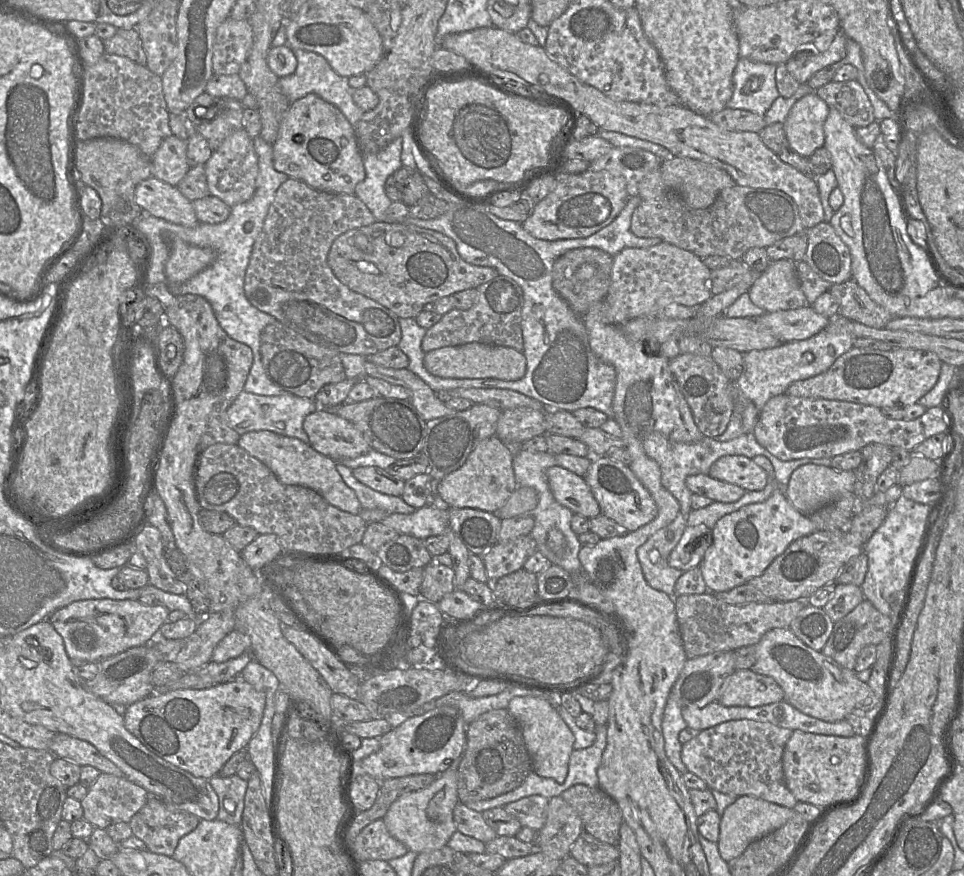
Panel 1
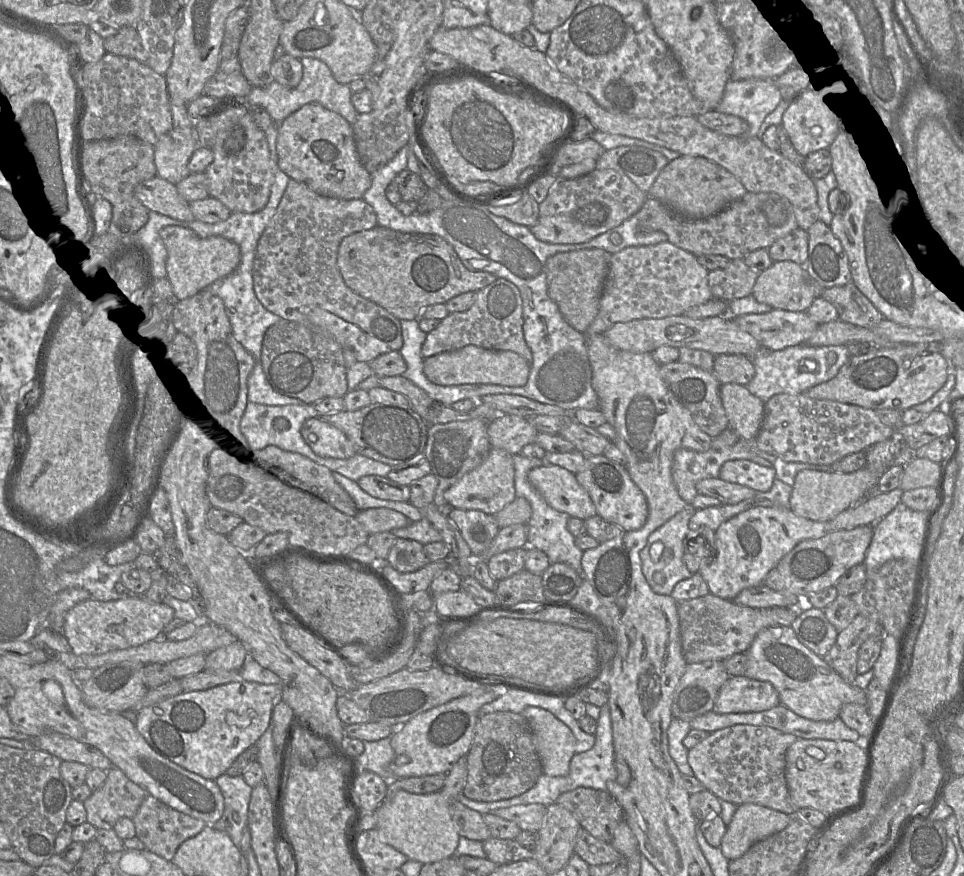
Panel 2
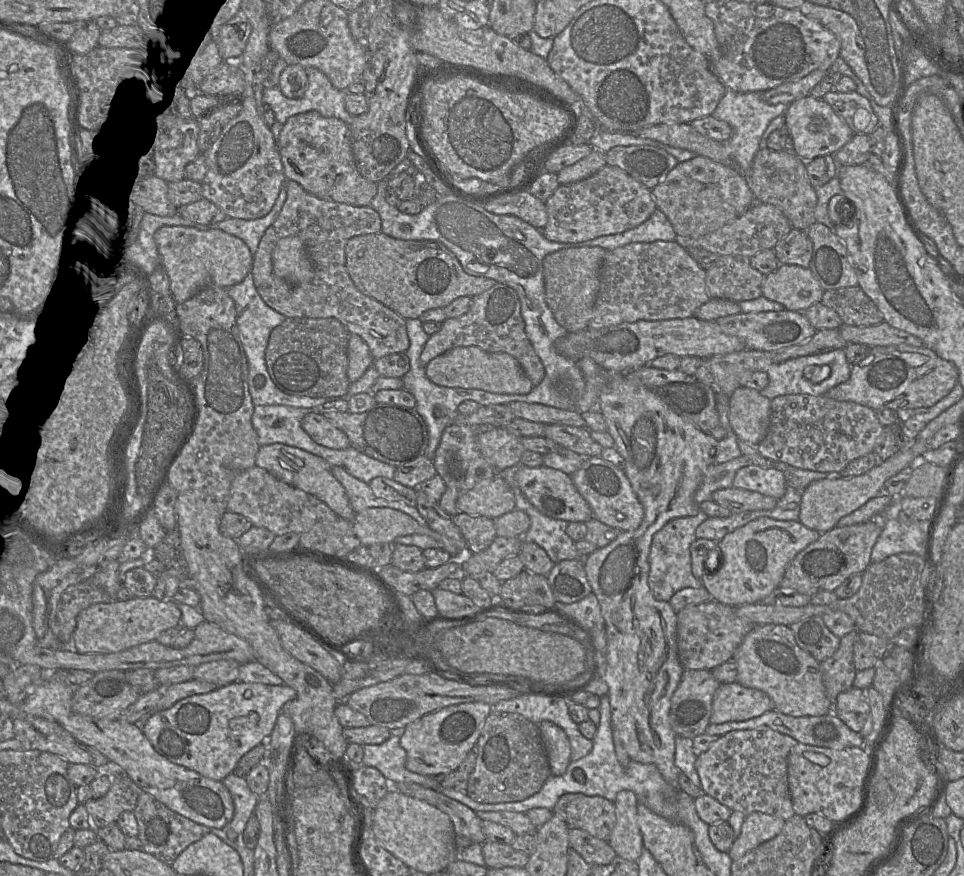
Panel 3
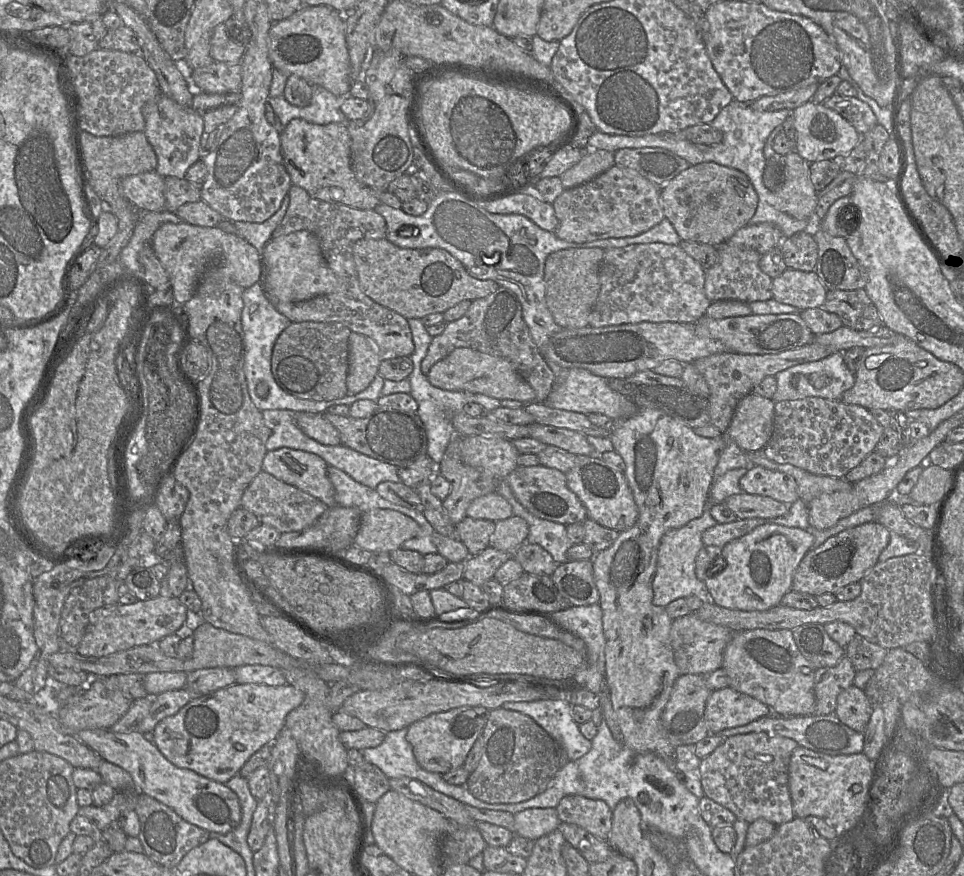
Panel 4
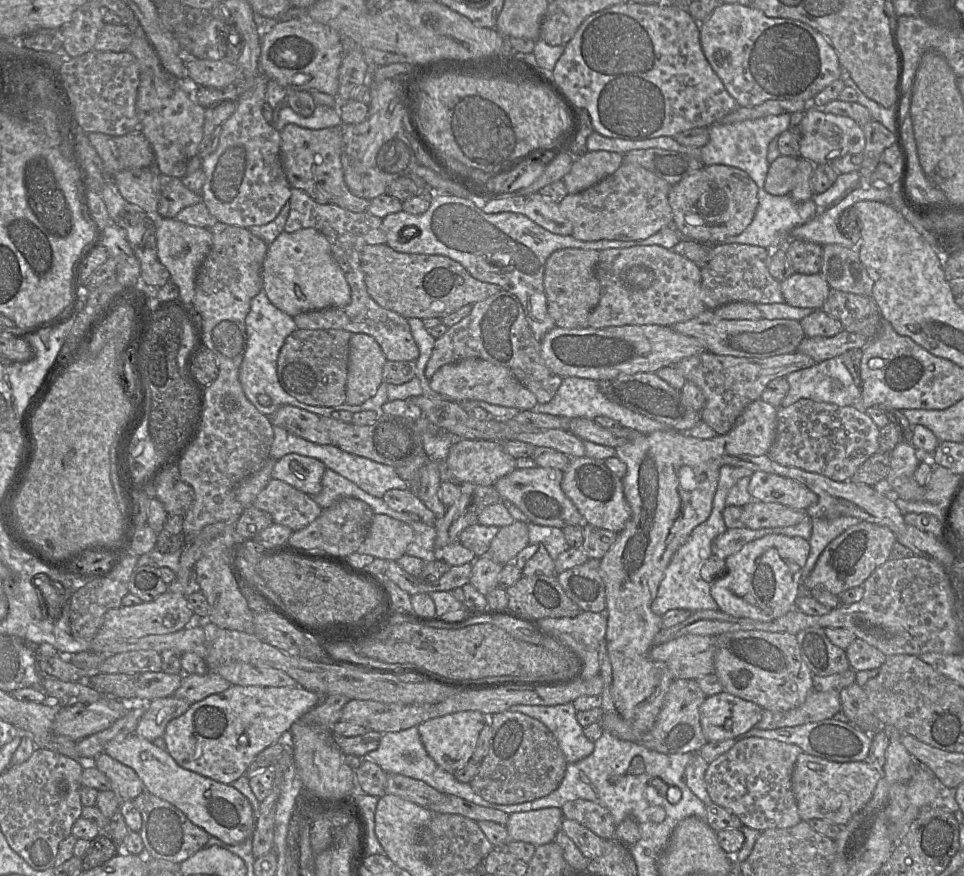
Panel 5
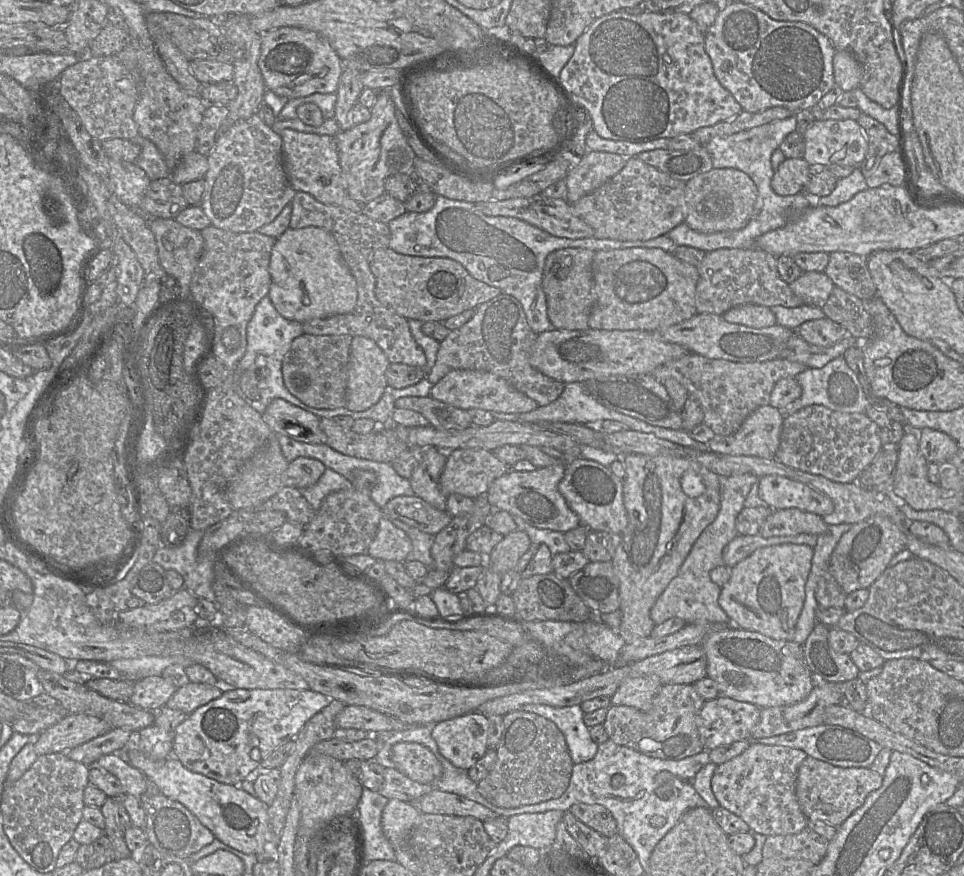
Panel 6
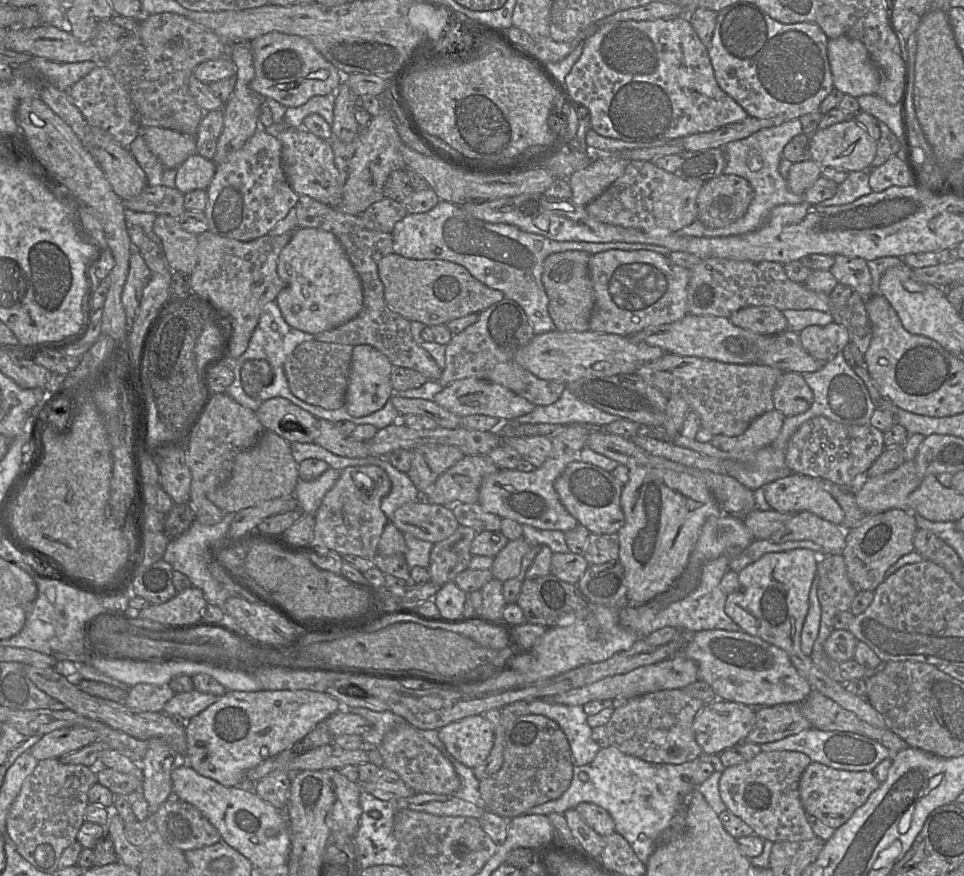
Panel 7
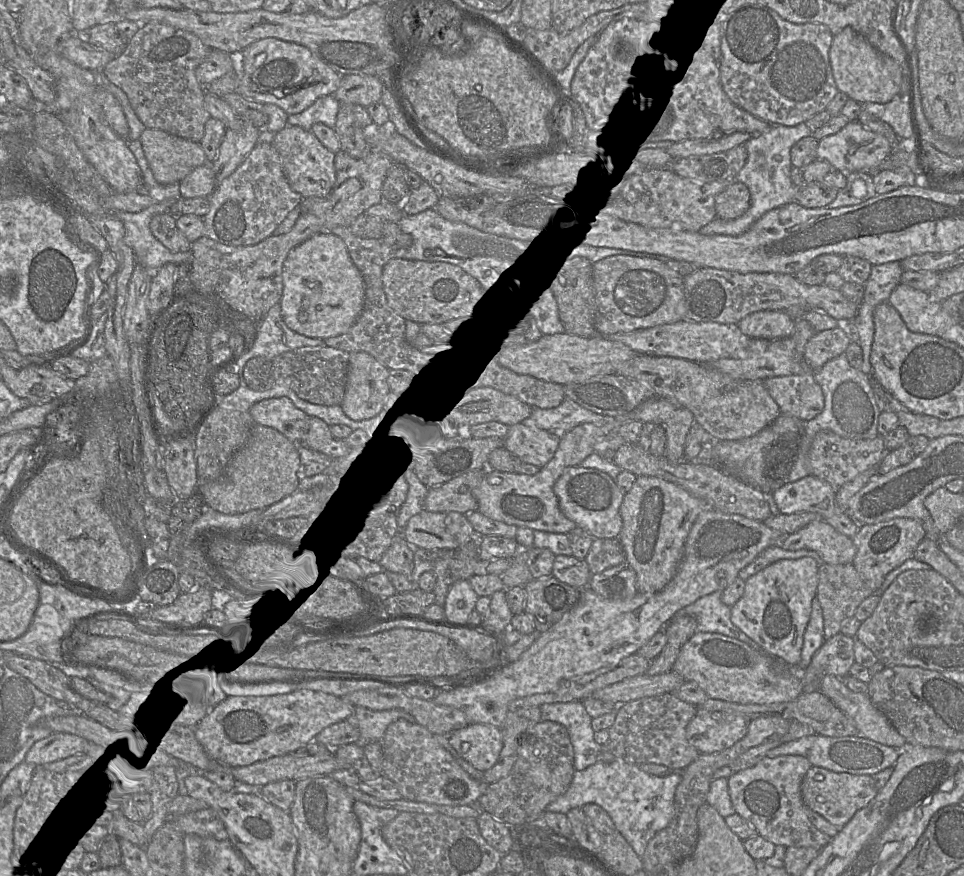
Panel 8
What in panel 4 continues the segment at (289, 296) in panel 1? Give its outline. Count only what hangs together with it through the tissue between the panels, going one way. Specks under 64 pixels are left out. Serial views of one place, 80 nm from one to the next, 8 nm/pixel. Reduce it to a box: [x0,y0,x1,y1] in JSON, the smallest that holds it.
[266,184,414,361]

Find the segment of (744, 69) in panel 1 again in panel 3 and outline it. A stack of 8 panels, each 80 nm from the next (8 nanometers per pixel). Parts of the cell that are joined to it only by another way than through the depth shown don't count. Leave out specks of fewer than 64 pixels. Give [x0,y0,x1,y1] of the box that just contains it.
[712,89,789,173]

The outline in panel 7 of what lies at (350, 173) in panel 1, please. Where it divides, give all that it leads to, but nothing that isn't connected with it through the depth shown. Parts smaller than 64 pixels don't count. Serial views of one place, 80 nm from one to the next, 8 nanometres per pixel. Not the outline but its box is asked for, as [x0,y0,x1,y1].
[277,127,342,207]

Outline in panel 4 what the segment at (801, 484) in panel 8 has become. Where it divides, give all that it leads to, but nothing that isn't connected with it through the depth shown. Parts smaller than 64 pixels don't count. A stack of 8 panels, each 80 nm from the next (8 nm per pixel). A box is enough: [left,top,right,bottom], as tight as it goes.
[739,465,800,504]

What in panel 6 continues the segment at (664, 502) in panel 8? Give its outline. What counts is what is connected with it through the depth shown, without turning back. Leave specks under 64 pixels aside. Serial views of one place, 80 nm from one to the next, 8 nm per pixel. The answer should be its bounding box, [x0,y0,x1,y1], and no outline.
[612,453,720,644]

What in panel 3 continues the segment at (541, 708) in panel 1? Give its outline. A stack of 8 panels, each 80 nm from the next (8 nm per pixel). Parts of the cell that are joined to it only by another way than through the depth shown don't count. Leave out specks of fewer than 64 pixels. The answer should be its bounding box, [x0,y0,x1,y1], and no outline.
[539,720,571,776]

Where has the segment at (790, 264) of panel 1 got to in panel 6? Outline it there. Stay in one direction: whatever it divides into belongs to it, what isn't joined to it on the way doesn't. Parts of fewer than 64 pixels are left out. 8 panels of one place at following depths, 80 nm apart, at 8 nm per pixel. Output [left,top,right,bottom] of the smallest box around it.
[789,272,834,307]

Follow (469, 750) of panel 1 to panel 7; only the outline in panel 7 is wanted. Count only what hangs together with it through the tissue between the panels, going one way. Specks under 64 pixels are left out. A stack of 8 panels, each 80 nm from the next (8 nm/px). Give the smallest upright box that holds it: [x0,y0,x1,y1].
[479,714,574,820]

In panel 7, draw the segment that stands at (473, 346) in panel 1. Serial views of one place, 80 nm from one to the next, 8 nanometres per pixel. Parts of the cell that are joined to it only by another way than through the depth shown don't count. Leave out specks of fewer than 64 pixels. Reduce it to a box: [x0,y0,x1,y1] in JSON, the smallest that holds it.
[434,377,535,421]

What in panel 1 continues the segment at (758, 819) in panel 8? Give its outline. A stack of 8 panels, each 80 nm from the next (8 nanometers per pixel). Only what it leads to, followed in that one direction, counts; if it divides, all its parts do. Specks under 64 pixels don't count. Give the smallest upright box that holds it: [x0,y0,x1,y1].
[681,719,798,809]

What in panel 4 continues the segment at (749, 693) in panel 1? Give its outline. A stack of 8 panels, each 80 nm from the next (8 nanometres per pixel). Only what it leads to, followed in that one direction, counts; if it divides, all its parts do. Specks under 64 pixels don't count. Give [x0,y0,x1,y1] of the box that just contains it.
[705,686,771,734]

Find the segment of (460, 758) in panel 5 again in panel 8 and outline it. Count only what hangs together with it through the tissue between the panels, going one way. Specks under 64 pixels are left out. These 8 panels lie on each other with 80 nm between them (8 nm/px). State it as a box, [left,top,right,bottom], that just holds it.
[449,724,503,772]

